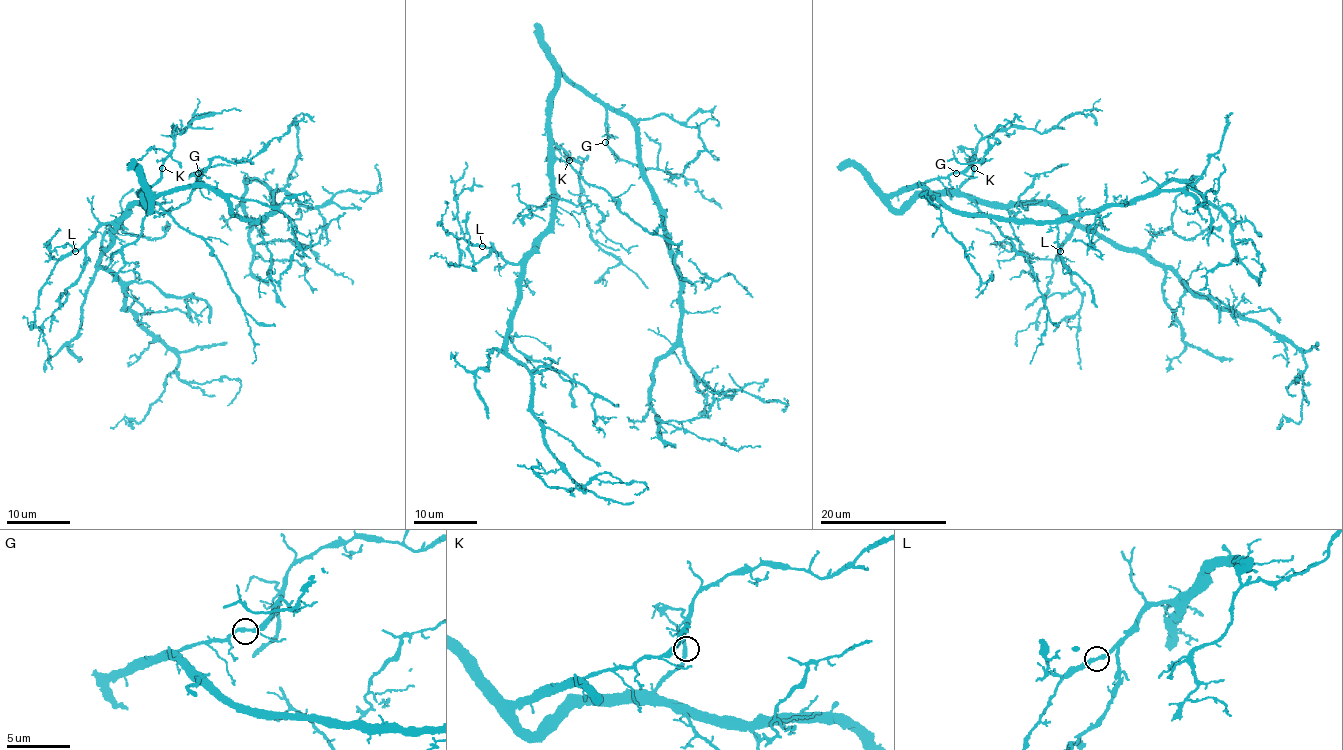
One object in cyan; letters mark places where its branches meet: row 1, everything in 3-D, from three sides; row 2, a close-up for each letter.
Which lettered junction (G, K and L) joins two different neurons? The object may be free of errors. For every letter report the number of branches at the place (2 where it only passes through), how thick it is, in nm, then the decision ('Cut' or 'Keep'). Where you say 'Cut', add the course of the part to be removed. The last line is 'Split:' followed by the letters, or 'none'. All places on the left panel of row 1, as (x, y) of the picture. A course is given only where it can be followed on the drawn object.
G: Branches: 2. Thickness 240 nm. Keep
K: Branches: 2. Thickness 260 nm. Keep
L: Branches: 2. Thickness 260 nm. Keep
Split: none

